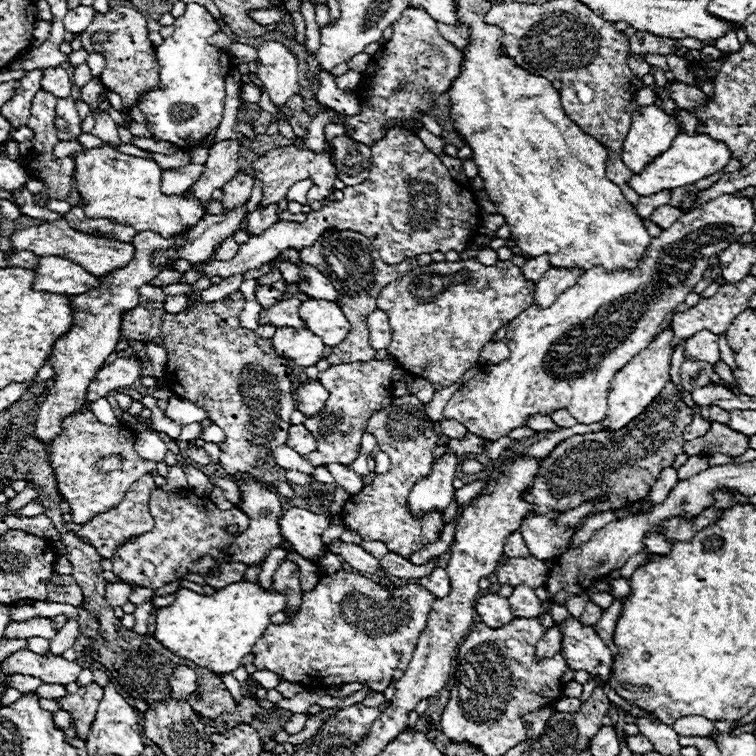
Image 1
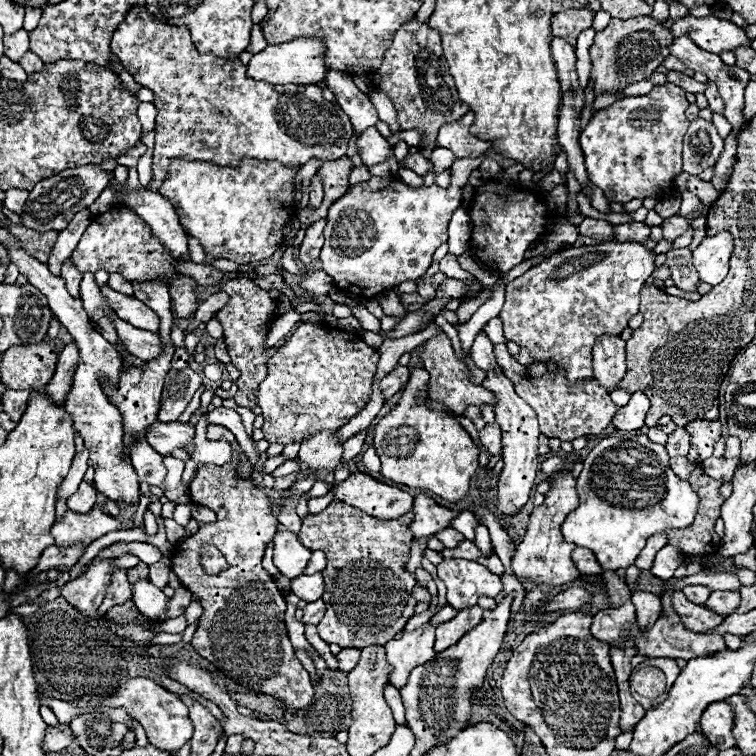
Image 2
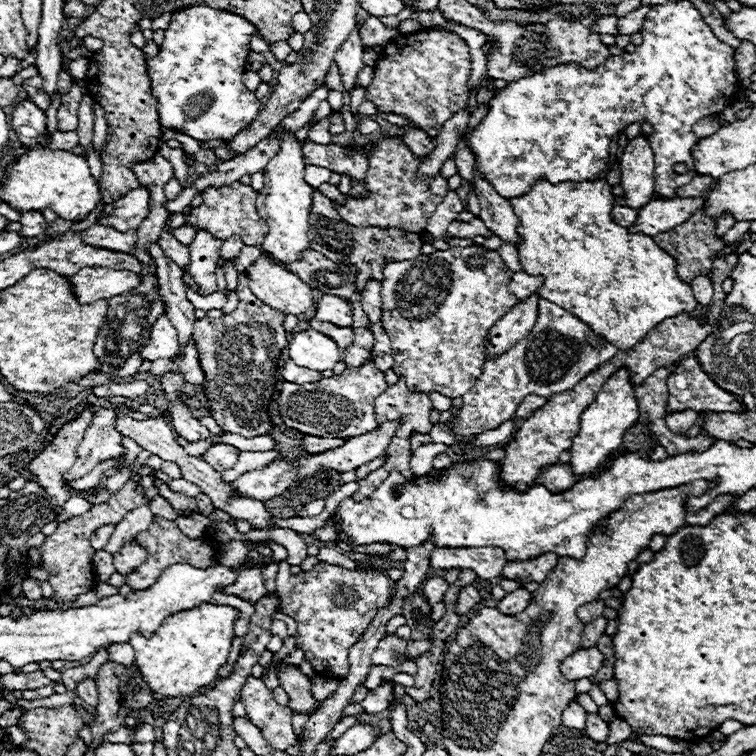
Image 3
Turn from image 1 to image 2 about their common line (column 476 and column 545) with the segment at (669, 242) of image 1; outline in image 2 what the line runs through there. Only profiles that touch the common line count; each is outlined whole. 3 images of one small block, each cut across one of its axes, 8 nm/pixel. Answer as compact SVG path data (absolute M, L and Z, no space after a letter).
M556 368L556 374L548 372L540 378L526 376L518 384L514 384L516 392L536 410L538 422L540 422L540 432L548 438L558 438L558 440L574 440L584 434L598 434L606 426L610 426L614 412L618 410L614 402L608 396L608 390L600 386L596 378L582 380L574 386L570 386L566 378L564 368Z

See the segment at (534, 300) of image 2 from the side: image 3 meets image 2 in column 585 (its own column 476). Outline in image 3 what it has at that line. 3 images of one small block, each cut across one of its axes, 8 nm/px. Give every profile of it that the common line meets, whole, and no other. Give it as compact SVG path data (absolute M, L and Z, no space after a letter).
M452 246L448 250L436 250L434 254L420 254L416 260L388 262L384 266L380 280L382 322L392 342L392 370L398 376L404 376L410 390L422 394L438 392L452 400L470 392L472 384L482 374L490 328L518 302L508 290L512 276L514 272L502 262L500 254L496 250L486 250L484 246Z

